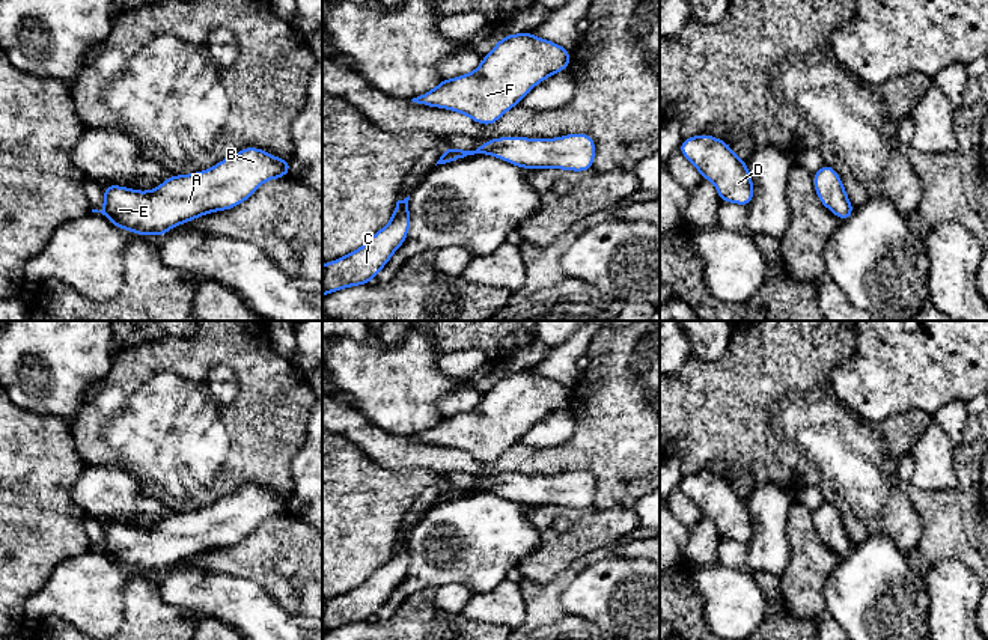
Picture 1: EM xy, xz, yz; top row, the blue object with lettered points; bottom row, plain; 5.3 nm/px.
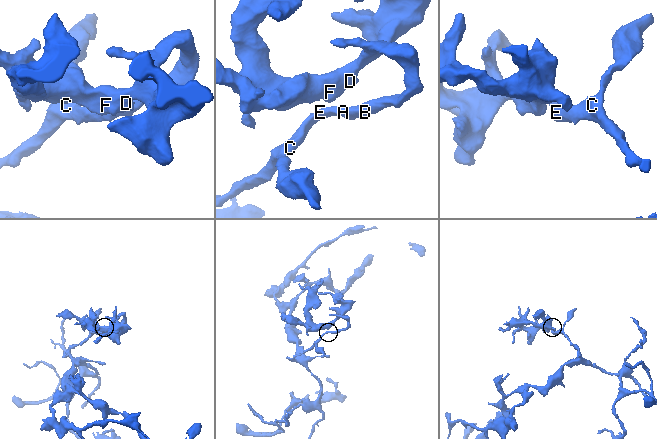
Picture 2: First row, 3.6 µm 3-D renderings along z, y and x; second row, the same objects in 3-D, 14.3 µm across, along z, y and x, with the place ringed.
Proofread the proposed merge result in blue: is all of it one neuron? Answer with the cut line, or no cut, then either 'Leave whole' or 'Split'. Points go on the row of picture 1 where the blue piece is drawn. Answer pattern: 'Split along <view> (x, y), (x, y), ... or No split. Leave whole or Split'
No split. Leave whole

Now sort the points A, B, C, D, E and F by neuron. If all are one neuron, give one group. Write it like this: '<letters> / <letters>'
A B C D E F

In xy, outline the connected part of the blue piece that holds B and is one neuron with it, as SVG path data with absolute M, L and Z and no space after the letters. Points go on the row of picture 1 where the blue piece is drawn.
M244 148L236 155L223 158L218 164L215 164L208 170L190 175L169 176L160 187L151 191L130 190L120 185L104 185L104 209L102 211L92 209L92 212L101 212L117 229L131 230L139 236L142 235L161 236L175 226L191 221L208 212L226 211L238 206L239 203L247 200L265 181L288 176L289 167L291 158L280 160L259 148Z

